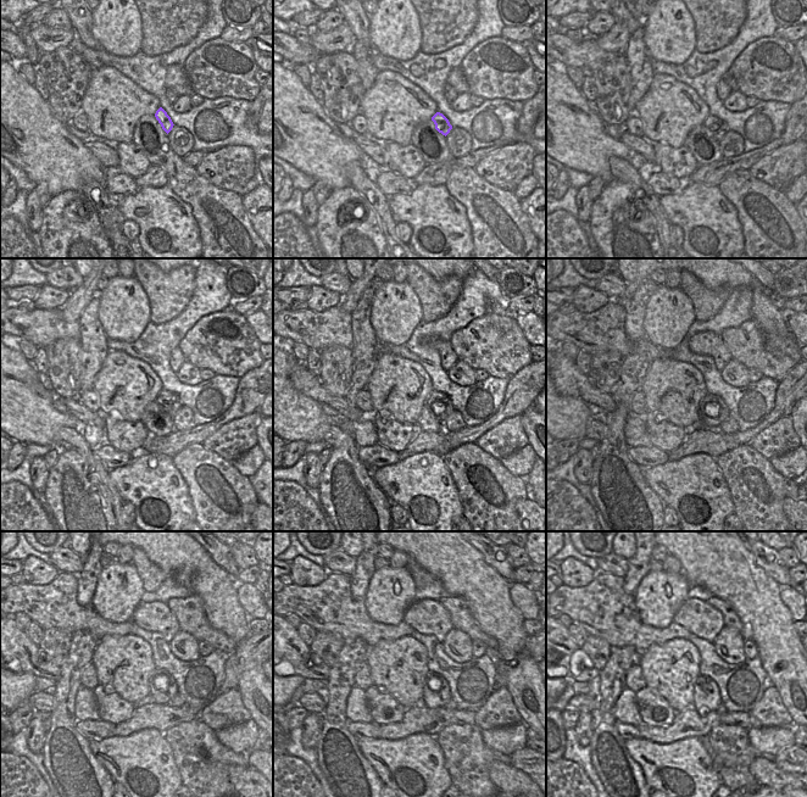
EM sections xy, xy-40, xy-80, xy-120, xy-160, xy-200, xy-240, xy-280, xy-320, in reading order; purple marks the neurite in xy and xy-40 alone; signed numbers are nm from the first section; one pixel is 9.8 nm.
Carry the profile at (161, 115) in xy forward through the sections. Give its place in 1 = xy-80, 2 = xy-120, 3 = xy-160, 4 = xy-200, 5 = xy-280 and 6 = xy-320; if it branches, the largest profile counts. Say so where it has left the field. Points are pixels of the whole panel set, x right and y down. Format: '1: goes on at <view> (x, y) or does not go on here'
1: goes on at xy-80 (716, 126)
2: goes on at xy-120 (168, 400)
3: goes on at xy-160 (440, 403)
4: goes on at xy-200 (713, 411)
5: goes on at xy-280 (435, 690)
6: goes on at xy-320 (707, 698)

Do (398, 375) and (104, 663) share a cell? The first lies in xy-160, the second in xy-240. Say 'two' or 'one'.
one

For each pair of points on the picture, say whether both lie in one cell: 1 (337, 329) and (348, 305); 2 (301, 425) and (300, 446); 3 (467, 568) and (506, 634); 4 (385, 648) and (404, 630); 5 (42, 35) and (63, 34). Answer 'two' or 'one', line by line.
1: two
2: two
3: one
4: two
5: one

